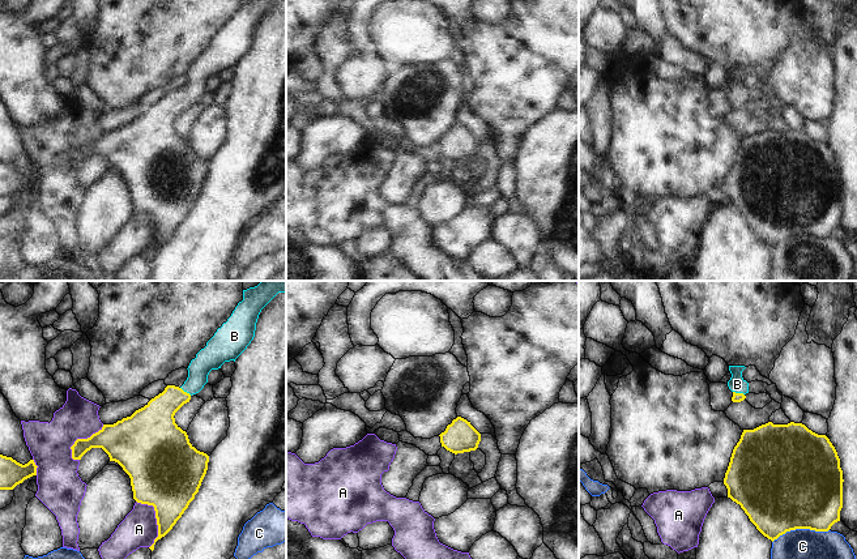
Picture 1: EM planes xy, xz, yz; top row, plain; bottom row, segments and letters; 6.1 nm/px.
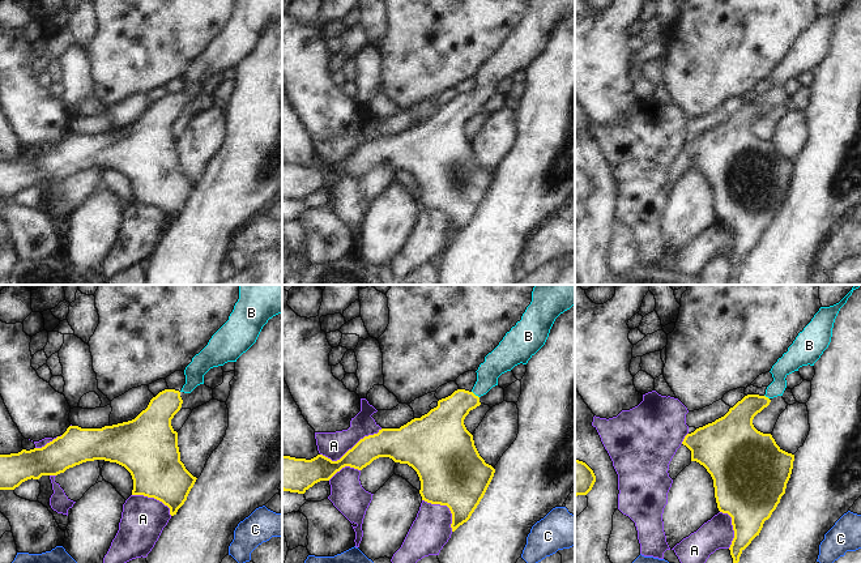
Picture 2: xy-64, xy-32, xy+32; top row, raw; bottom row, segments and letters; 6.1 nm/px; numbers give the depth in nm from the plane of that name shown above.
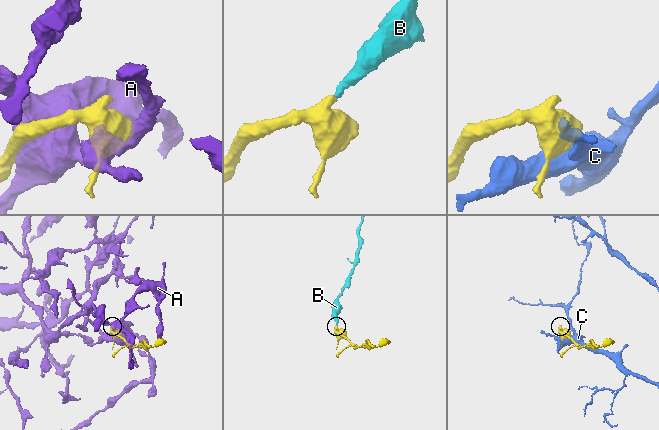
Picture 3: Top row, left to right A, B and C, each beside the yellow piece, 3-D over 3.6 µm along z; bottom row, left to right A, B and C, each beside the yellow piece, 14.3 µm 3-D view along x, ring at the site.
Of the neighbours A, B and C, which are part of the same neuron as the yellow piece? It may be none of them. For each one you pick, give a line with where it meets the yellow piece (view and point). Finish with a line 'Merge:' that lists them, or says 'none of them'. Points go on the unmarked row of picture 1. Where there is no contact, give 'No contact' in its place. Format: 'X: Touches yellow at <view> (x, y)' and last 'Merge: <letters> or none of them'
B: Touches yellow at yz (738, 101)
Merge: B.

